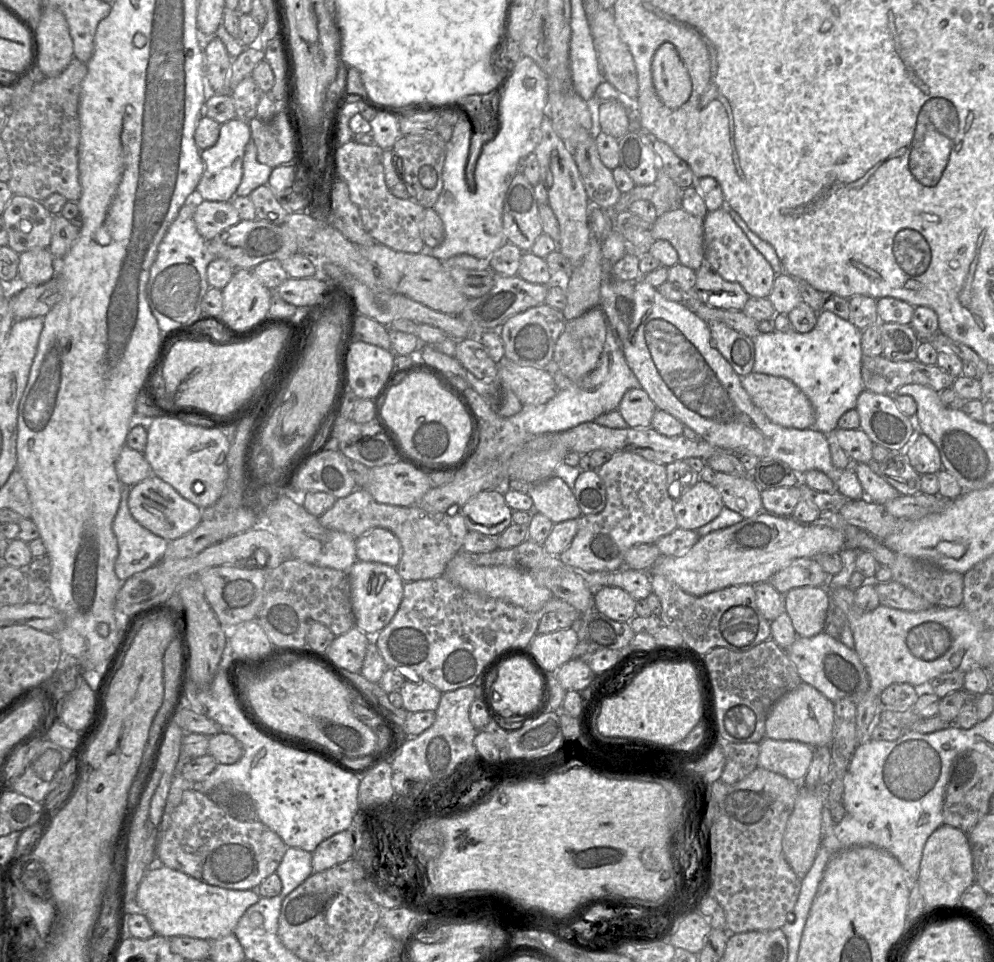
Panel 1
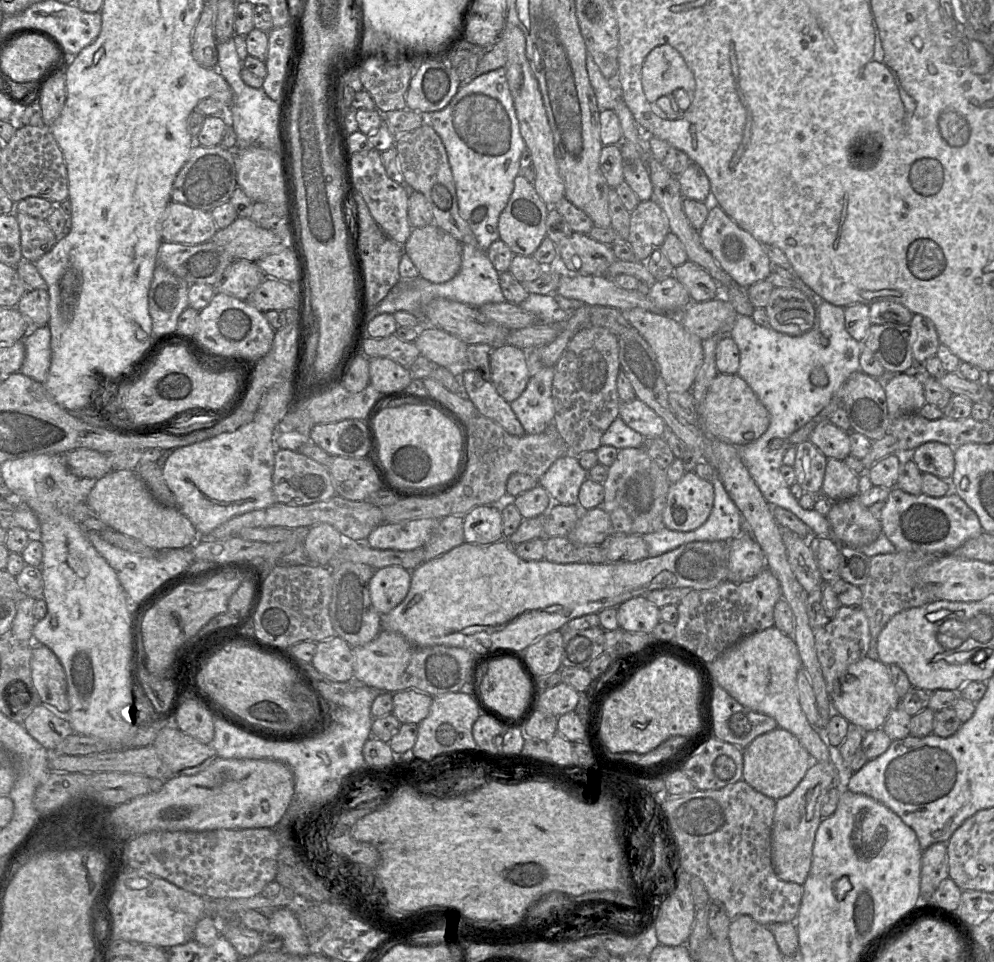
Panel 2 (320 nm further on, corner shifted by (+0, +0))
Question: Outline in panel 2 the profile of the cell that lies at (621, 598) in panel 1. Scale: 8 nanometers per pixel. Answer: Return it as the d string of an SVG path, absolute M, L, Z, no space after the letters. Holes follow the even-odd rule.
M646 596L633 597L617 607L617 621L623 631L651 634L661 622L660 608Z

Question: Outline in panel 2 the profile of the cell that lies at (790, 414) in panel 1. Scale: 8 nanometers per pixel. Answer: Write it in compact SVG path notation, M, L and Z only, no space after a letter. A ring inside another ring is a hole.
M736 374L718 375L710 384L704 399L697 406L698 426L707 437L715 436L735 446L751 443L768 429L770 414L747 382Z

